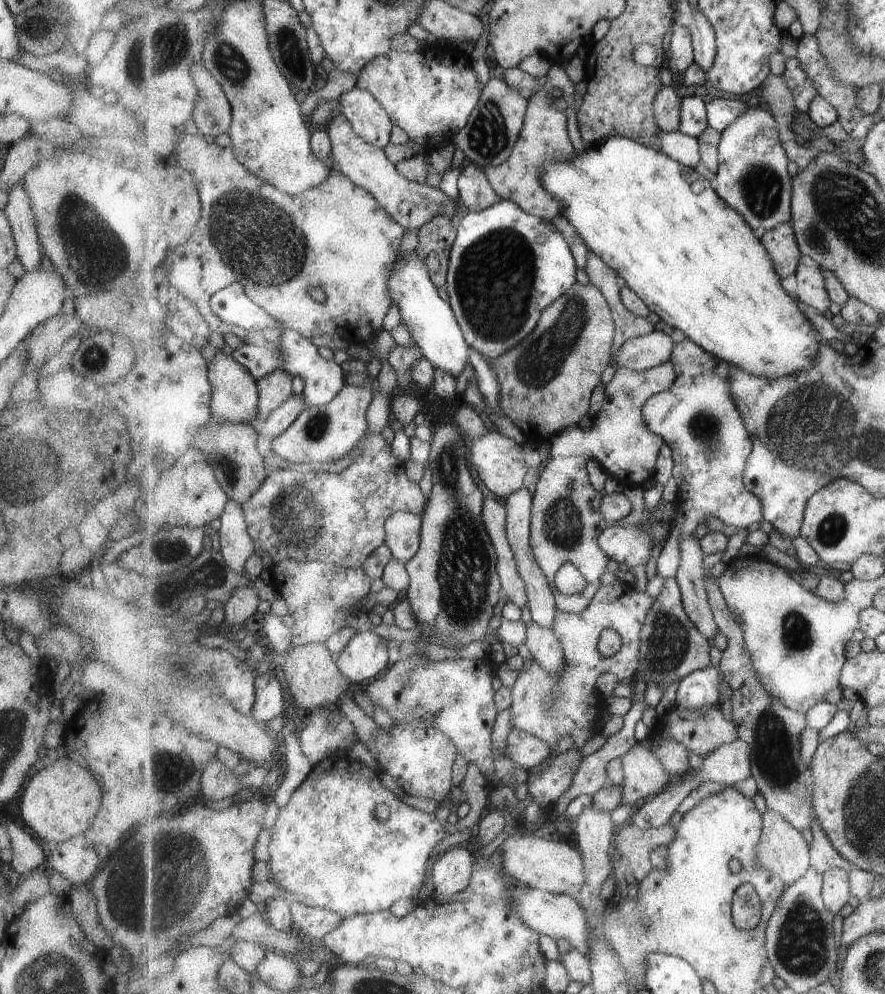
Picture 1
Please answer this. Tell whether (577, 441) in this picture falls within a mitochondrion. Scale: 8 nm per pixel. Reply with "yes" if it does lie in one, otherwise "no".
no

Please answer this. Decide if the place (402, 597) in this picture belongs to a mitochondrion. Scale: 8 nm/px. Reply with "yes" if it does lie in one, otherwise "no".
no

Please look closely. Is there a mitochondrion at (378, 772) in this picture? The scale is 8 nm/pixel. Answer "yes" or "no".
no

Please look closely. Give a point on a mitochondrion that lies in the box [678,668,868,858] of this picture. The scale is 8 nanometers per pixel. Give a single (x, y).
(773, 743)

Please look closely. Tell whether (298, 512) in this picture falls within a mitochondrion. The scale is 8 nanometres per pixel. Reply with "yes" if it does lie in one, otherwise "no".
yes

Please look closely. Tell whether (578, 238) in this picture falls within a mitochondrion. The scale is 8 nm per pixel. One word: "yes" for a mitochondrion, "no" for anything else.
no

